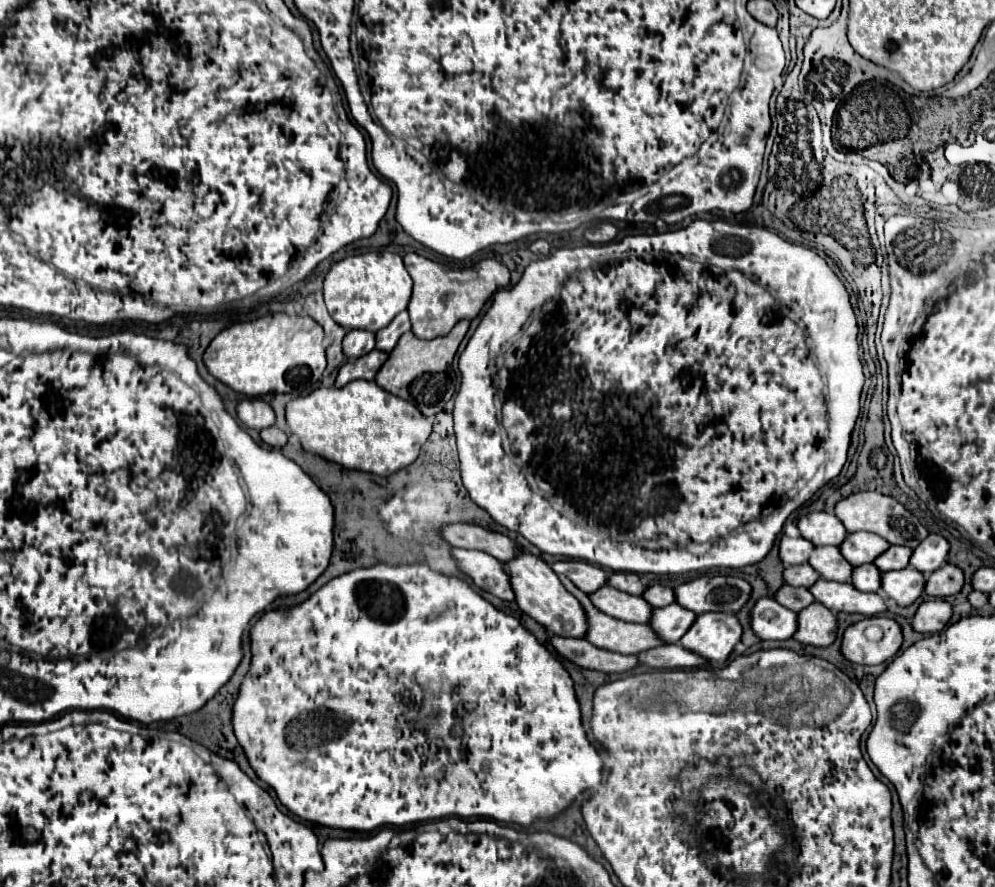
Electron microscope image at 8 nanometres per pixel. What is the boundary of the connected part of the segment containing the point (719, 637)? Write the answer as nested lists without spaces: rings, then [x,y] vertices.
[[[705,613],[697,617],[679,643],[709,661],[727,661],[741,641],[741,633],[743,629],[735,615]]]

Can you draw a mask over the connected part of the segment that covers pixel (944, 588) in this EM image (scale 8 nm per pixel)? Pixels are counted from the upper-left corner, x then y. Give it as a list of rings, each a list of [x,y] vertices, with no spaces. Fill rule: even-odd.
[[[947,563],[945,567],[937,569],[937,573],[927,577],[927,585],[925,585],[925,593],[931,597],[949,597],[949,595],[957,595],[963,589],[965,577],[963,571],[957,565]]]

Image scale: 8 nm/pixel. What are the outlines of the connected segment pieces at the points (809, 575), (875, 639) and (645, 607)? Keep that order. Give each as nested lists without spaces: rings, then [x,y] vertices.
[[[809,563],[797,565],[797,567],[787,567],[783,571],[783,577],[785,577],[785,583],[789,583],[793,587],[807,587],[807,589],[821,579],[821,575]]]
[[[887,617],[863,619],[843,633],[841,651],[851,663],[879,665],[891,659],[903,645],[903,631]]]
[[[609,585],[601,587],[601,591],[595,591],[589,597],[599,611],[621,621],[649,623],[653,617],[653,607],[643,597],[629,597],[627,593],[617,591]]]

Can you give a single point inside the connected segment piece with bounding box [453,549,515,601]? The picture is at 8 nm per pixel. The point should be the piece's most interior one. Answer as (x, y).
(487, 573)

